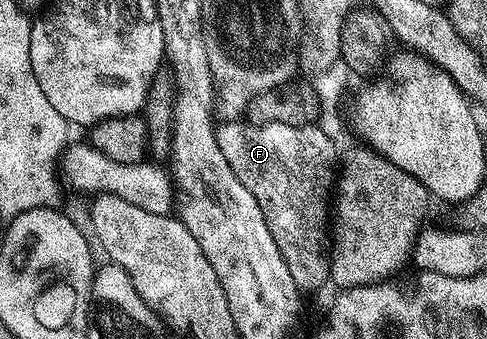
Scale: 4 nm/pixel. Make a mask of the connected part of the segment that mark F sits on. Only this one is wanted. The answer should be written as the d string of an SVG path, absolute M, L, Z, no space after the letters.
M220 122L216 137L226 162L238 174L238 182L254 194L266 218L266 226L278 250L290 266L290 278L305 293L329 283L330 201L338 179L336 140L319 126L298 126L273 122L252 125L247 122Z

